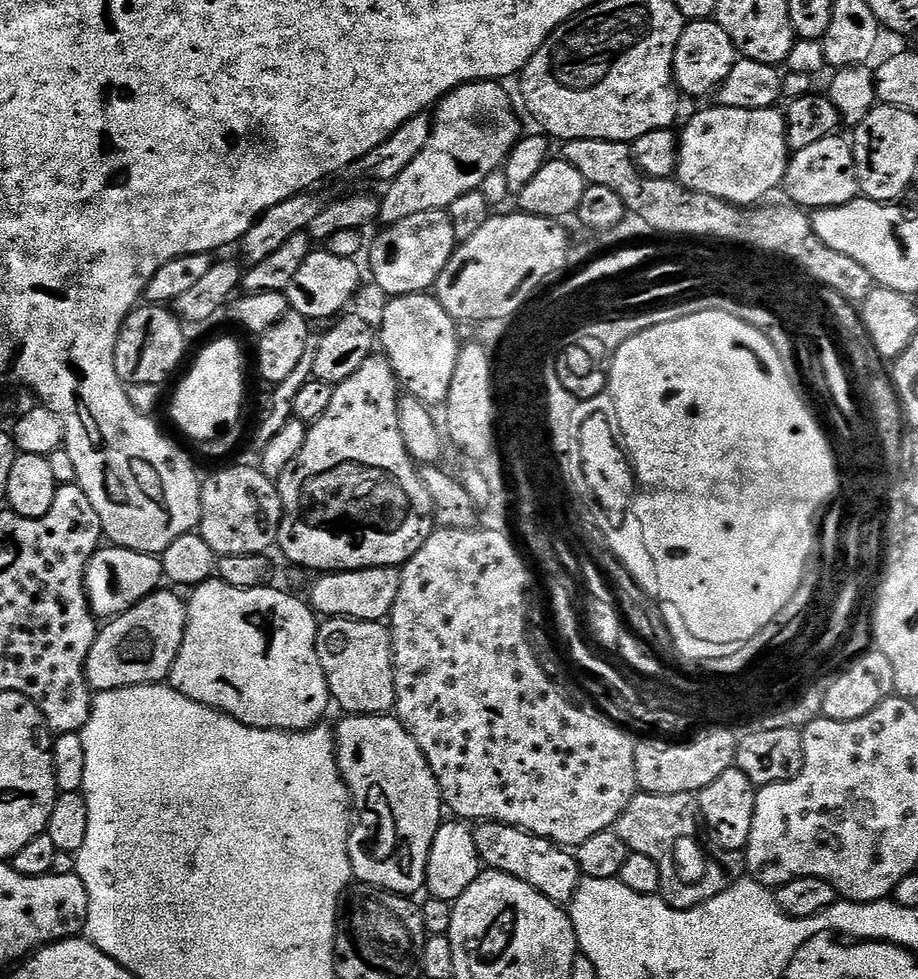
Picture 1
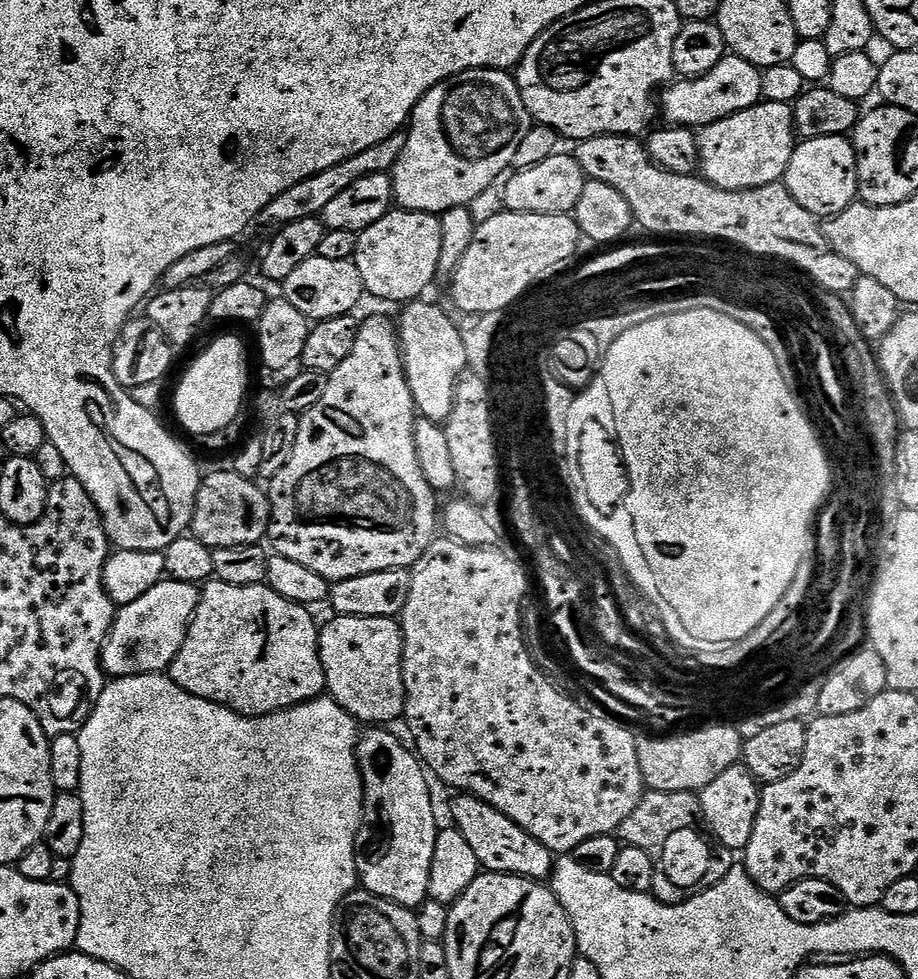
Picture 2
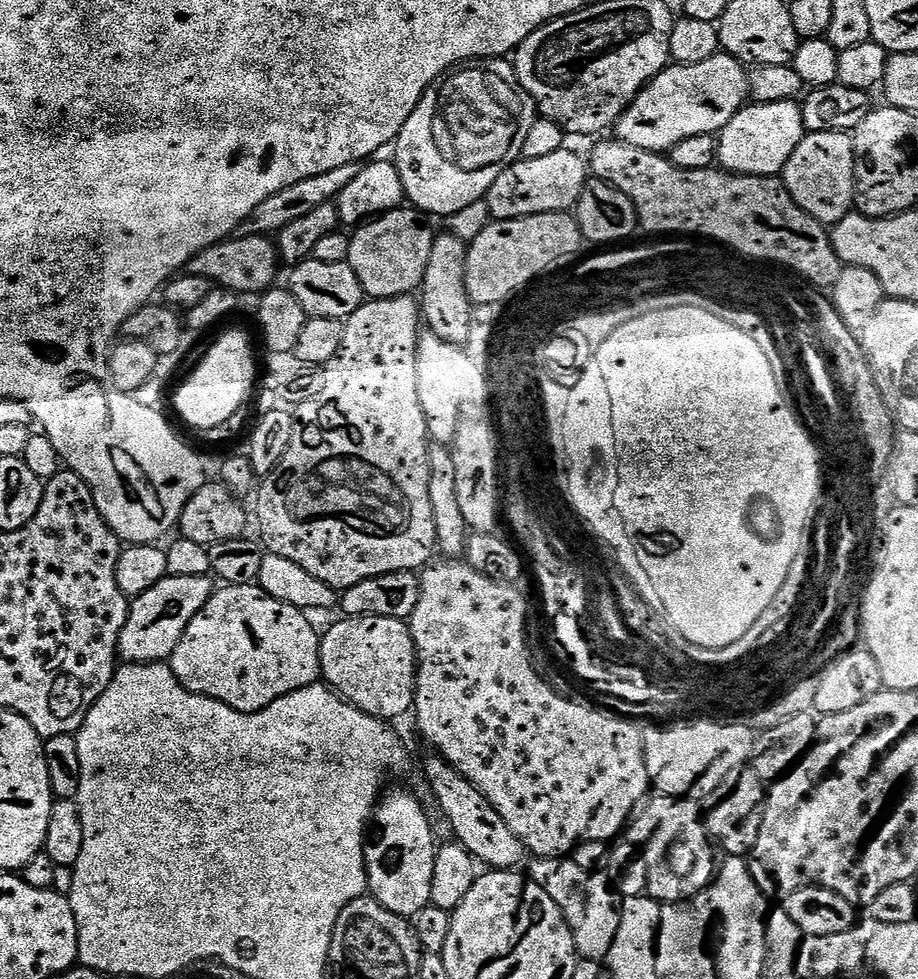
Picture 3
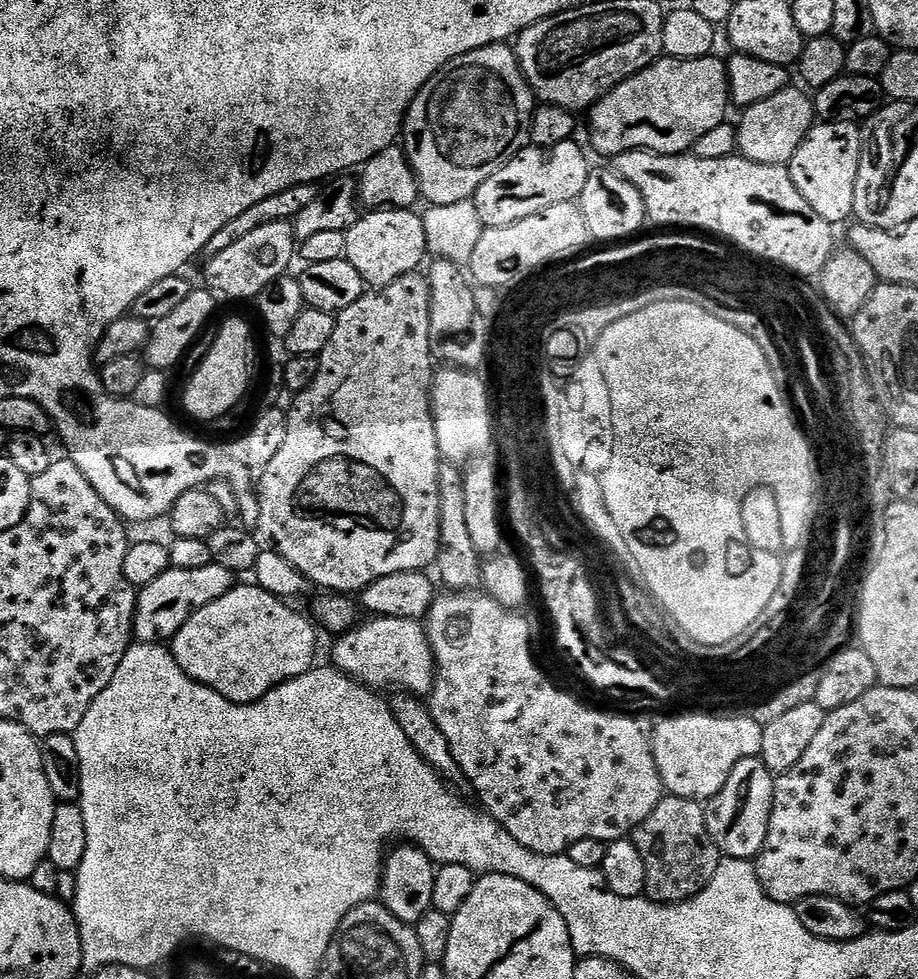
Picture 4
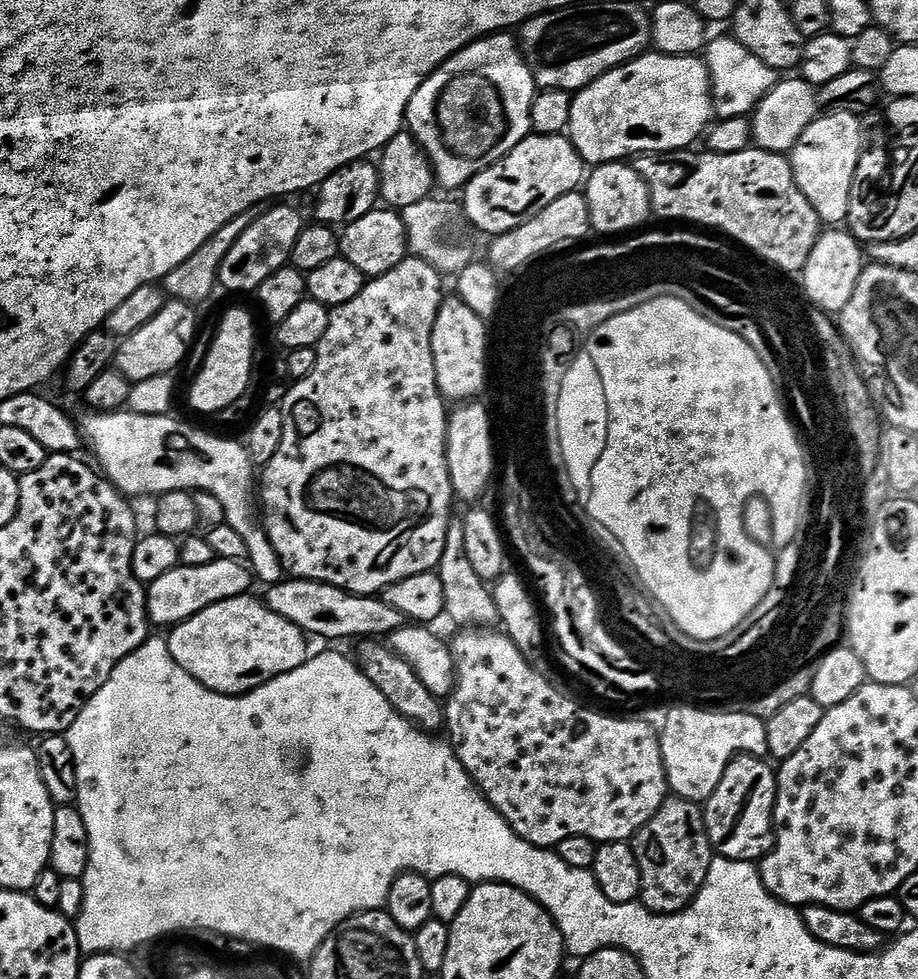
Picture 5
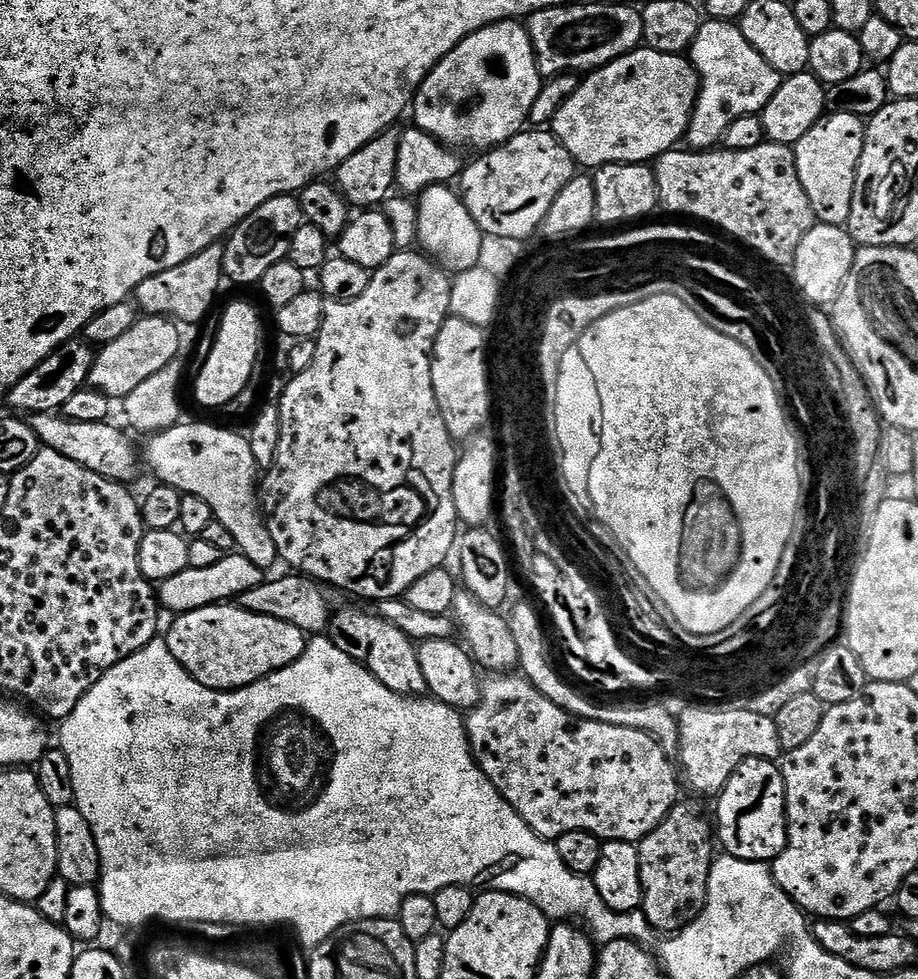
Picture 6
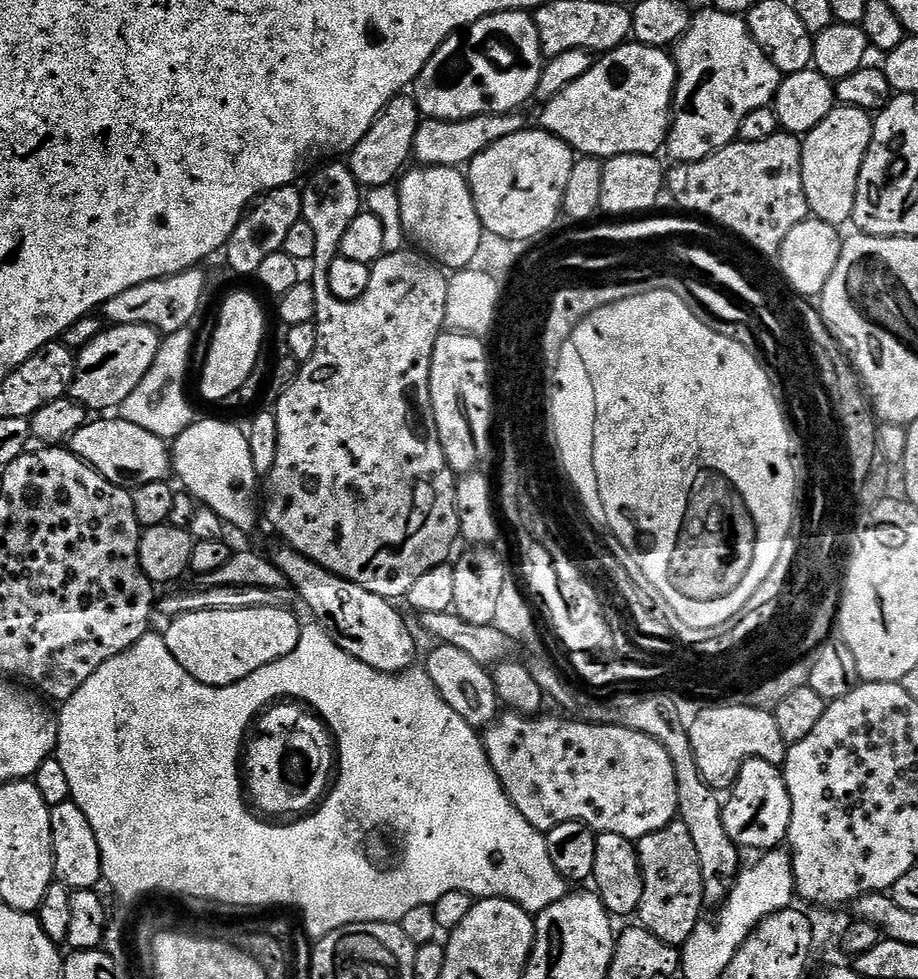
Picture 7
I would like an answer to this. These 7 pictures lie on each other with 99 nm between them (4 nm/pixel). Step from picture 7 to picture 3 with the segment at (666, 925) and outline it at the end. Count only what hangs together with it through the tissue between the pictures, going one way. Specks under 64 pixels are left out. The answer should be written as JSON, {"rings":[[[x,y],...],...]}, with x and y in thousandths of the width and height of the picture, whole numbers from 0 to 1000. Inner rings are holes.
{"rings":[[[711,812],[692,830],[691,837],[682,847],[683,853],[688,853],[685,854],[687,861],[692,862],[704,876],[705,914],[709,918],[719,920],[720,923],[739,923],[753,919],[755,915],[767,910],[776,902],[782,890],[782,878],[780,883],[781,867],[778,865],[778,859],[771,850],[768,826],[765,821],[763,825],[763,820],[761,816],[747,813]]]}

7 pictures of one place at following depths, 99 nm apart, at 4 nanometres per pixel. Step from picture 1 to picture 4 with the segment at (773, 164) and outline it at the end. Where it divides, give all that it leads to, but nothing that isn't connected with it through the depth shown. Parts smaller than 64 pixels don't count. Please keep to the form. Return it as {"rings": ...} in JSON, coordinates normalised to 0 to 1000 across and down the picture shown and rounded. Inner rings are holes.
{"rings":[[[859,88],[830,104],[814,107],[809,111],[810,120],[804,123],[802,132],[805,158],[827,168],[857,169],[865,161],[871,146],[880,139],[880,134],[887,130],[887,106],[881,95],[876,94]]]}

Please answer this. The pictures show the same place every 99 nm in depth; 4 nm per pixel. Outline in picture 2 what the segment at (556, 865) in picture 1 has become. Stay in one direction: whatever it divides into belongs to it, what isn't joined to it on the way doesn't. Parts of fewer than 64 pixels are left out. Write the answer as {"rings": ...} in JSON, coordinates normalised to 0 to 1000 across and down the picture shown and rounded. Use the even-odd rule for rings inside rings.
{"rings":[[[493,812],[491,841],[501,849],[503,856],[516,868],[527,891],[545,891],[549,895],[570,895],[573,899],[593,901],[601,894],[603,871],[586,860],[569,844],[564,844],[551,831],[538,823],[525,819],[520,813]]]}

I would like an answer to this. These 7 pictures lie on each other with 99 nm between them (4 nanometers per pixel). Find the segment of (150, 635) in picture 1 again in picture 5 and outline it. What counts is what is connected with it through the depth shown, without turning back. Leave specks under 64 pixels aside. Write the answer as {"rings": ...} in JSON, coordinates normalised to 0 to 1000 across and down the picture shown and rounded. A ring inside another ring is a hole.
{"rings":[[[233,571],[224,578],[193,578],[185,586],[176,586],[176,590],[160,598],[162,634],[167,638],[175,637],[179,644],[186,642],[237,615],[271,608],[273,597],[277,589],[271,577],[259,572]]]}

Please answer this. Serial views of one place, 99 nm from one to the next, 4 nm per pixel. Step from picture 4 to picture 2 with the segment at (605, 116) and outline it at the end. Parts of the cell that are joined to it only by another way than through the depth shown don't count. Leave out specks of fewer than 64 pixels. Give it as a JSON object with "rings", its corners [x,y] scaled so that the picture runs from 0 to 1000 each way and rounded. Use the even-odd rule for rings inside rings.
{"rings":[[[793,55],[769,76],[741,80],[718,95],[717,110],[729,128],[766,133],[786,121],[817,112],[830,102],[830,74],[817,63]]]}

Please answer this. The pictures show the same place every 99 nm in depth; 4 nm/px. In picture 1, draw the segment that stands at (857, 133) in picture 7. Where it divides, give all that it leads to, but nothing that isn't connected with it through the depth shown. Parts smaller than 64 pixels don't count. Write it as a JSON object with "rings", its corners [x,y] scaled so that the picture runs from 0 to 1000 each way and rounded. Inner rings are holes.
{"rings":[[[912,137],[895,141],[895,145],[887,145],[887,149],[878,149],[878,153],[866,156],[858,164],[858,173],[854,179],[852,189],[853,195],[858,195],[858,200],[864,209],[876,215],[888,215],[891,212],[907,212],[917,210],[922,206],[934,203],[938,199],[935,178],[932,177],[932,162],[928,156],[927,146]]]}

